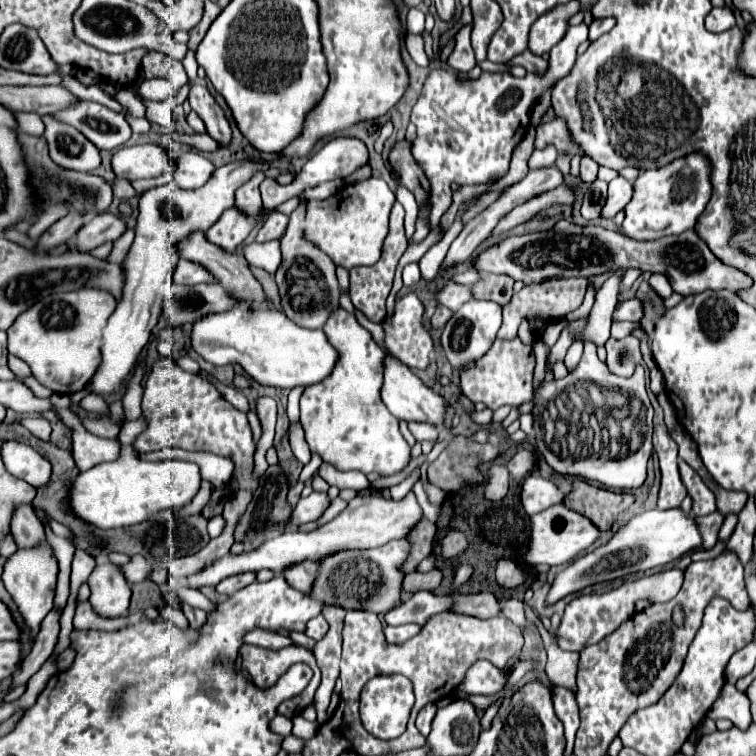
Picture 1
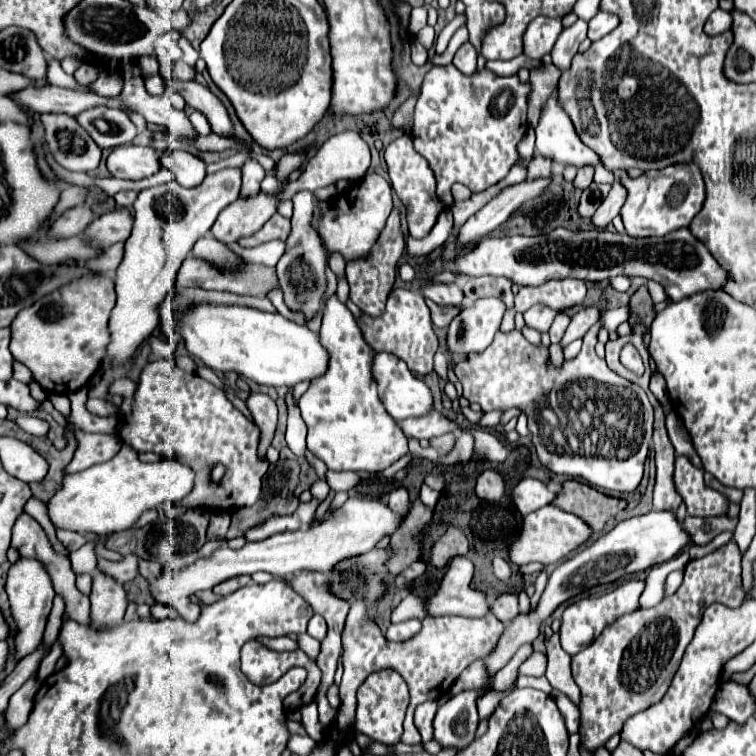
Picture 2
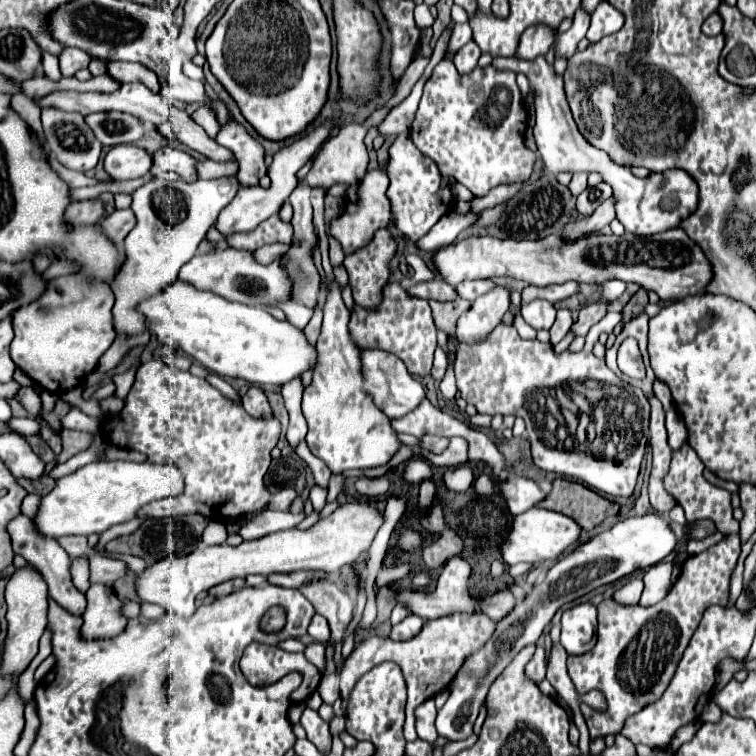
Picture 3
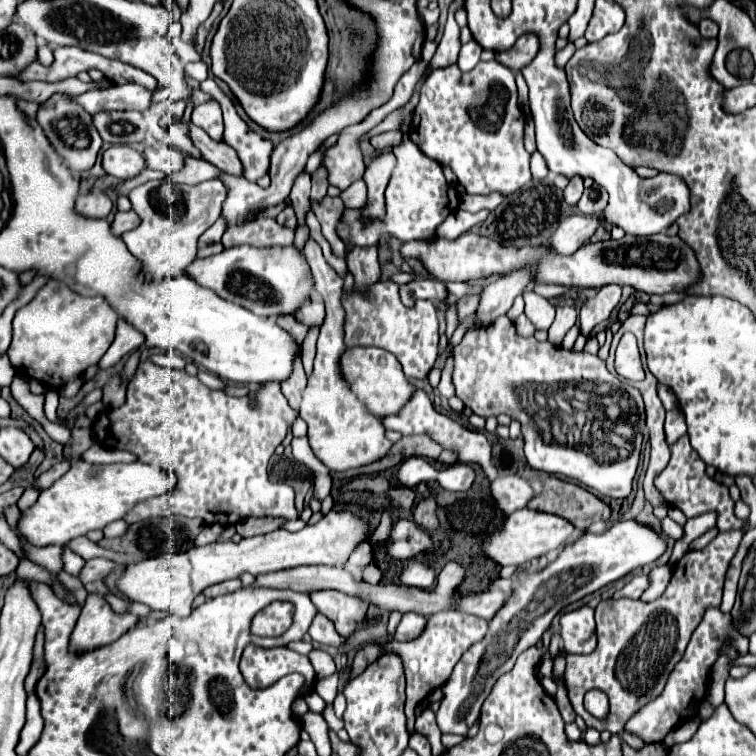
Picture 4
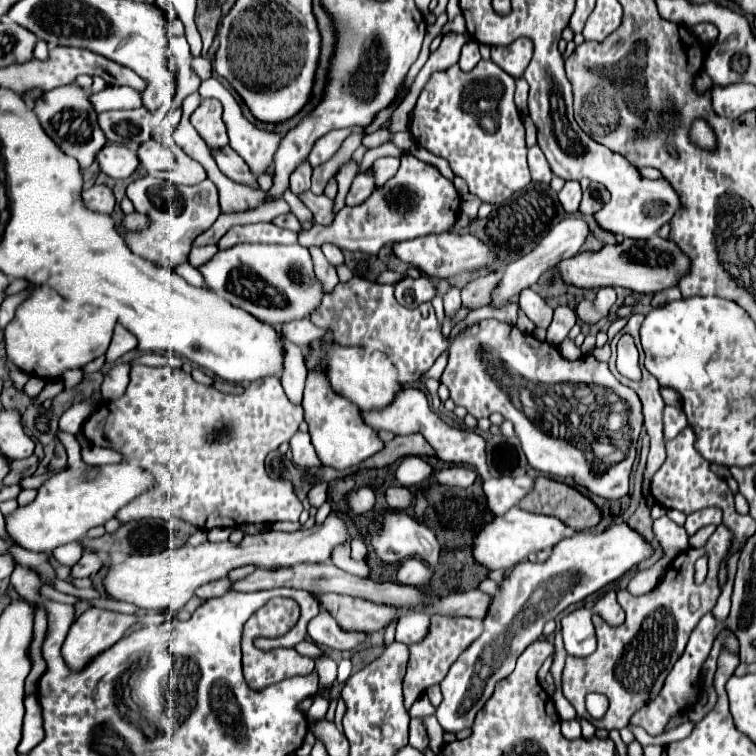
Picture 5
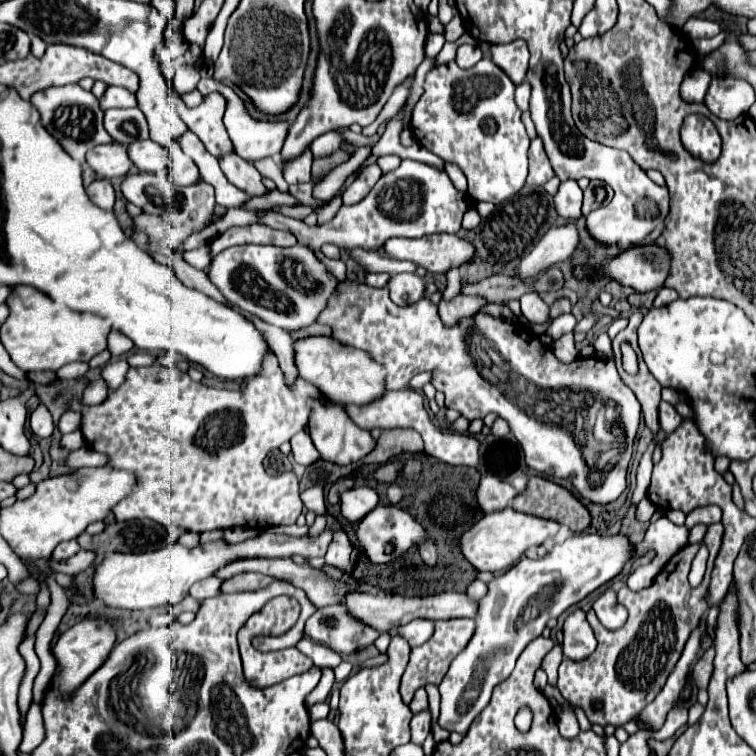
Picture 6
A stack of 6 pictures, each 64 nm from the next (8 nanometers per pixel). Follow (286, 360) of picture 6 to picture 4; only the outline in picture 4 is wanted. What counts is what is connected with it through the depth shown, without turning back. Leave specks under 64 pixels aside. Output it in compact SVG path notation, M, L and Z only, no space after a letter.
M298 360L298 362L294 364L294 372L290 374L290 378L282 382L282 394L286 396L288 404L290 404L294 410L300 408L300 400L302 400L304 388L306 388L306 374L304 374L302 362Z

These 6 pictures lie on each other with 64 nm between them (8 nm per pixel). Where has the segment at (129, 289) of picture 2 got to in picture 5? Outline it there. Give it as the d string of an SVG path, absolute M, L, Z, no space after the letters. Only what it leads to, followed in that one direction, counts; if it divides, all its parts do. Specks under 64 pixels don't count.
M142 176L126 188L126 196L132 200L136 212L148 216L148 226L142 232L124 232L122 236L134 254L160 268L176 270L182 262L188 262L196 236L208 230L220 216L218 188L210 180L196 186L174 186L168 180Z

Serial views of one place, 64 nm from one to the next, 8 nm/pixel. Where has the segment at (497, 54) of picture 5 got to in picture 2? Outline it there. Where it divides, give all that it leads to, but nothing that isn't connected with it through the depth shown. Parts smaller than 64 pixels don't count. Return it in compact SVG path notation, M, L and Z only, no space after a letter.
M562 18L532 20L524 34L524 54L534 60L540 60L544 54L550 54L560 32L562 32Z

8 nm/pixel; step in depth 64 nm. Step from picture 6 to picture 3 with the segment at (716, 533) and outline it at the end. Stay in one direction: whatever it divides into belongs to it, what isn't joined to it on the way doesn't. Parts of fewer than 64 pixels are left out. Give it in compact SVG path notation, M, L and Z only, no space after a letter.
M730 534L720 544L708 548L706 552L702 552L698 556L690 556L682 564L682 574L680 574L678 582L672 586L672 590L668 592L668 596L662 602L658 602L650 608L642 608L640 604L620 606L614 600L602 600L598 604L600 614L598 614L598 642L596 642L596 646L586 654L568 656L568 674L570 674L572 682L576 684L576 690L580 694L586 694L590 690L598 690L606 698L606 710L602 710L602 712L590 708L584 702L580 704L580 710L584 714L584 720L588 724L592 740L604 738L608 734L618 734L622 730L626 718L640 712L644 706L656 702L664 694L694 630L698 628L698 622L702 620L704 610L712 604L728 606L730 578L732 578L732 572L738 564L738 558L740 558L740 538L738 538L738 534Z

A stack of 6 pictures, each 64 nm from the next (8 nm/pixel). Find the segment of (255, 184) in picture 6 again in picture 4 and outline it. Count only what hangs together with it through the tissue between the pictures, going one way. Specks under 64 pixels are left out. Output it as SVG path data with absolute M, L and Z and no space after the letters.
M191 121L186 122L188 130L190 130L190 140L194 142L194 146L202 152L202 158L212 162L214 166L218 166L220 170L224 170L226 174L234 174L234 176L242 176L242 162L238 160L236 152L226 146L224 142L214 142L206 132L202 132L198 126L194 126Z

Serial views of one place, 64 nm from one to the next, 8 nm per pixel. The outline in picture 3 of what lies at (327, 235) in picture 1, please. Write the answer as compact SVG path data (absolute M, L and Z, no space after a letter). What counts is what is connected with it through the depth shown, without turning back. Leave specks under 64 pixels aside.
M370 170L362 182L358 184L358 198L356 202L350 202L348 198L344 200L344 210L338 218L328 220L328 234L336 238L344 250L344 254L352 254L354 250L360 250L366 246L366 242L372 242L374 232L380 228L386 228L390 224L390 200L386 198L388 190L388 176L382 170Z

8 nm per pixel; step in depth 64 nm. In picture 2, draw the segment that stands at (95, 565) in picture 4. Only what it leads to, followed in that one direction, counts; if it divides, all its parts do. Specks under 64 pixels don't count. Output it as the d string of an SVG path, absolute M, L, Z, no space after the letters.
M128 554L124 556L122 562L108 562L108 560L98 560L98 568L100 572L106 572L108 576L112 576L114 580L120 582L130 582L134 580L140 572L138 572L138 562L140 558L136 554Z

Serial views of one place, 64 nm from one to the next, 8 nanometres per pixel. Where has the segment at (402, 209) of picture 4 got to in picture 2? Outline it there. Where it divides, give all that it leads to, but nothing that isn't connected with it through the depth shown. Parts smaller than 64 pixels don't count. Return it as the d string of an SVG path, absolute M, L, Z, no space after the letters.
M404 134L402 138L396 138L384 150L384 158L386 158L386 164L388 164L388 174L390 174L390 182L392 182L394 192L398 194L398 198L404 206L410 206L408 230L410 230L412 237L424 238L432 230L432 226L436 222L436 216L442 210L442 204L436 198L434 174L428 168L428 162L420 154L416 154L416 150L412 148L412 142L410 142L408 134Z

